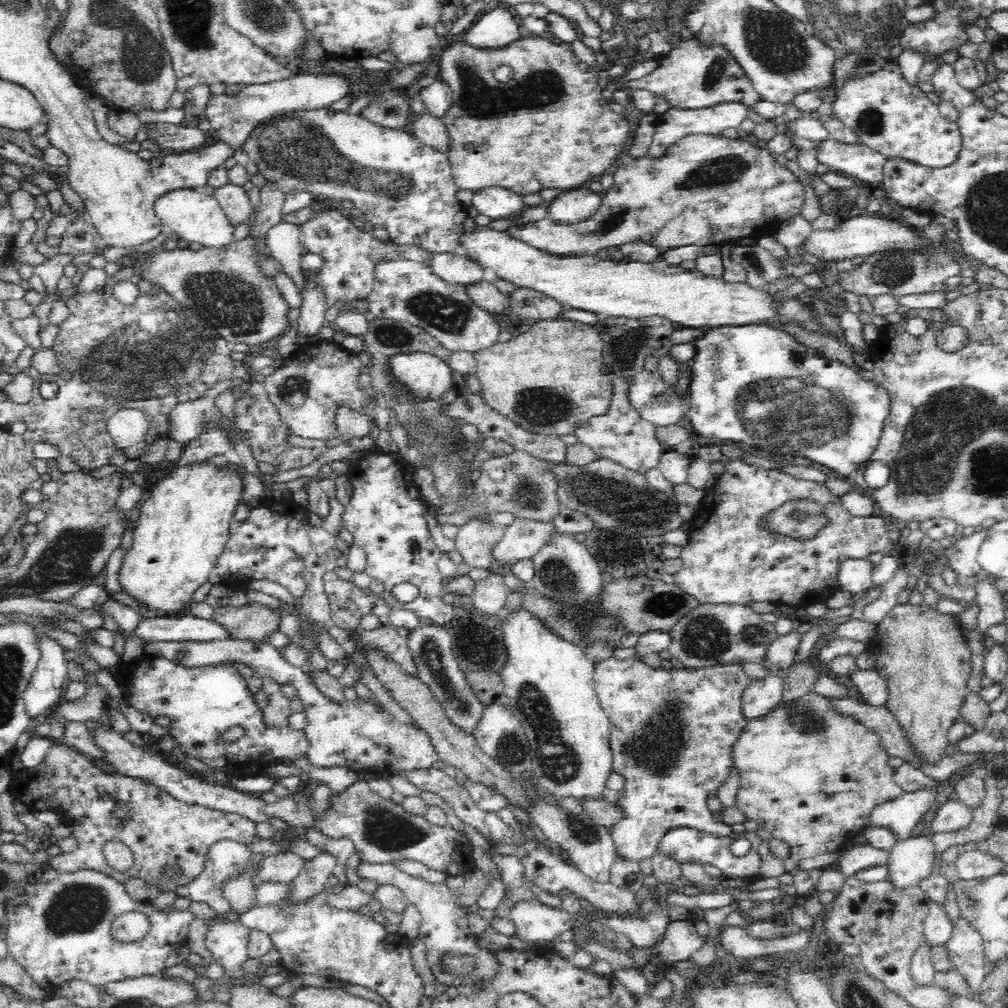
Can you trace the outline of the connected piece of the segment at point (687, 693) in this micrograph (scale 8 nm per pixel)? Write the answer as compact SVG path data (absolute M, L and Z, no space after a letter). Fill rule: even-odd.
M608 657L596 662L593 672L595 691L597 692L598 700L607 714L610 723L609 743L613 756L612 770L614 774L620 774L624 780L624 788L618 790L618 800L615 805L620 809L621 819L615 822L609 829L612 839L615 843L616 856L622 856L635 862L641 862L644 859L649 859L652 854L656 854L659 848L659 843L664 835L671 829L678 827L690 827L695 830L707 833L708 835L723 838L730 835L730 828L726 826L724 821L718 821L714 812L708 809L708 796L716 796L720 792L720 786L724 786L724 782L728 782L730 772L734 768L734 746L736 740L740 738L740 734L746 729L749 721L744 717L743 711L743 694L746 687L750 684L750 678L746 672L738 664L716 665L704 668L670 668L665 670L660 667L648 666L640 657L628 657L624 660Z

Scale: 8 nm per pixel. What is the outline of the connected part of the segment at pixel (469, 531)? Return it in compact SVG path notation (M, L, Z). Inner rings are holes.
M470 520L459 528L455 537L455 548L460 552L464 564L474 570L490 570L494 561L492 552L503 535L504 527L496 528Z

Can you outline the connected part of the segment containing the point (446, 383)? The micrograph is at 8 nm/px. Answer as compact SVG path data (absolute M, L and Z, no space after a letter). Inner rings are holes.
M394 352L391 357L391 369L399 382L421 398L438 400L450 388L455 388L452 368L436 354Z

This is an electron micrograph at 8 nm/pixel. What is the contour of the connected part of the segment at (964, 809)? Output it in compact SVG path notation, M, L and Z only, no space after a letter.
M952 797L938 807L931 823L931 830L934 833L956 832L971 821L972 813L973 808Z

